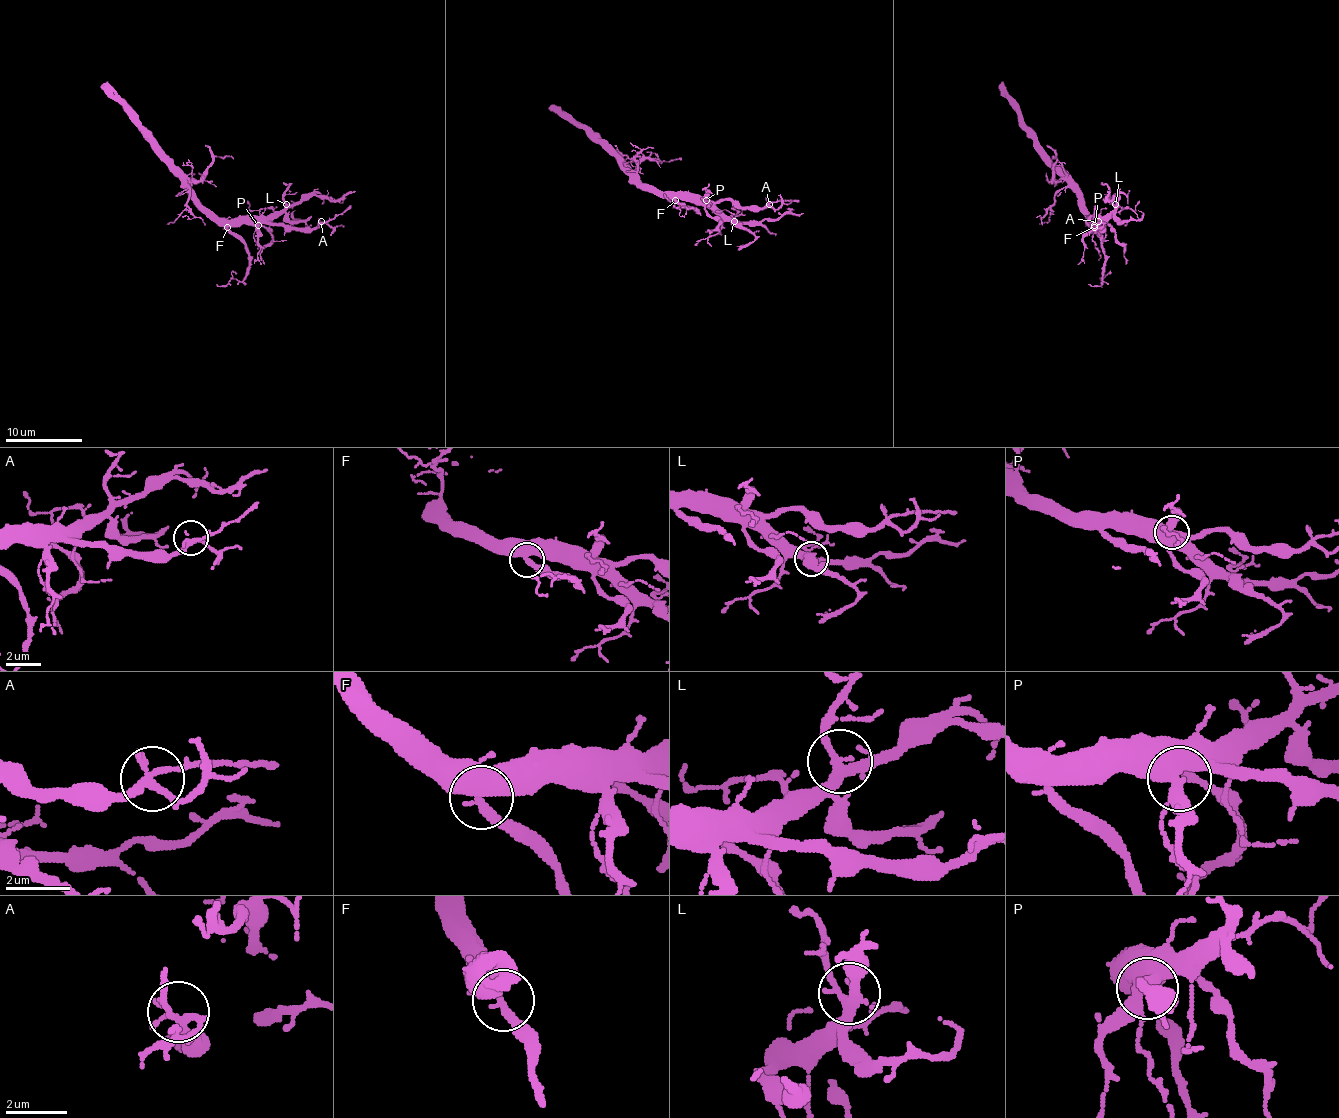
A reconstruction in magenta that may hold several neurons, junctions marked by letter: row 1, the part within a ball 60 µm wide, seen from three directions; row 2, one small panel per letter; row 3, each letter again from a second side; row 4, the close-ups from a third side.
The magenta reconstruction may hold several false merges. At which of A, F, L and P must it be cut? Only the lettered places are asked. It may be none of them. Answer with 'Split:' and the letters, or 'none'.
Split: none

